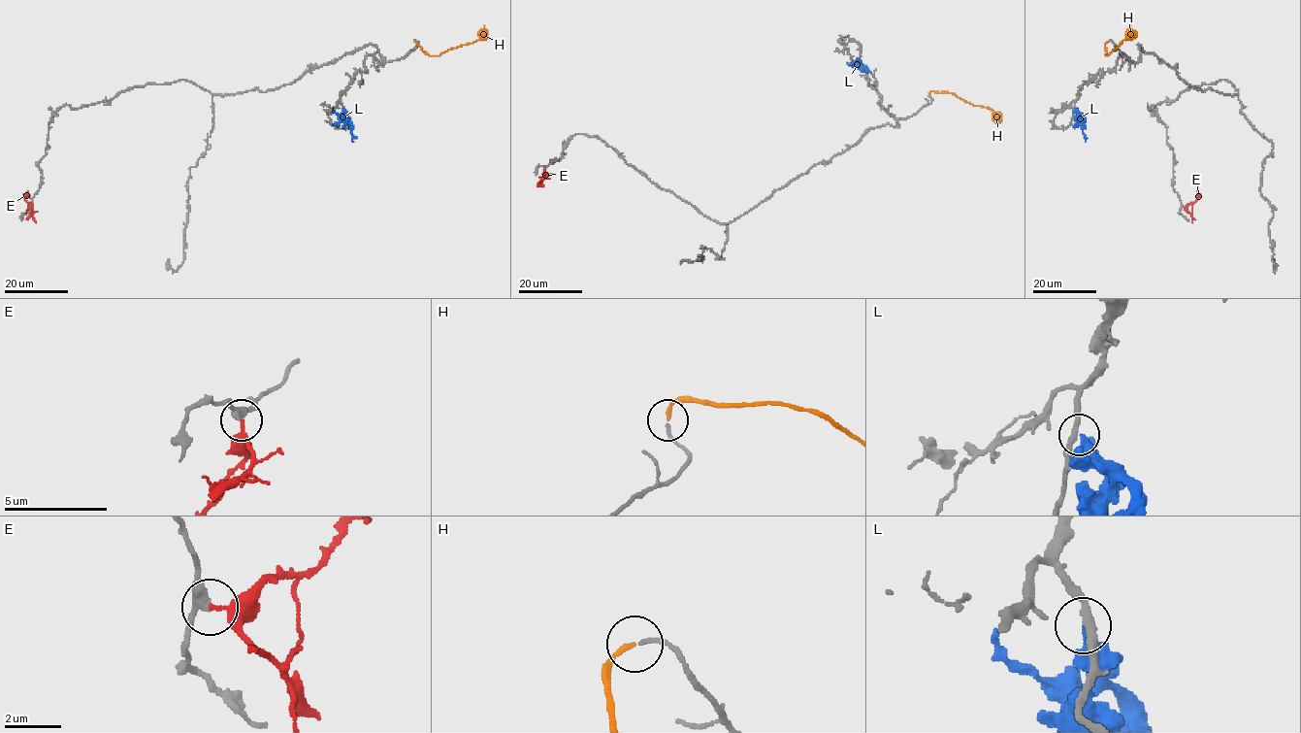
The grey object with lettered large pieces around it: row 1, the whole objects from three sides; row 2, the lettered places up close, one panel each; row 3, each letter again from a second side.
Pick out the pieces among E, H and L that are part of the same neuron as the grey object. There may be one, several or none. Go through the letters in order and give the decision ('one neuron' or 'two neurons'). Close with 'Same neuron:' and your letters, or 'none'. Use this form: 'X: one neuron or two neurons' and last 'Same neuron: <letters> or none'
E: two neurons
H: one neuron
L: two neurons
Same neuron: H

